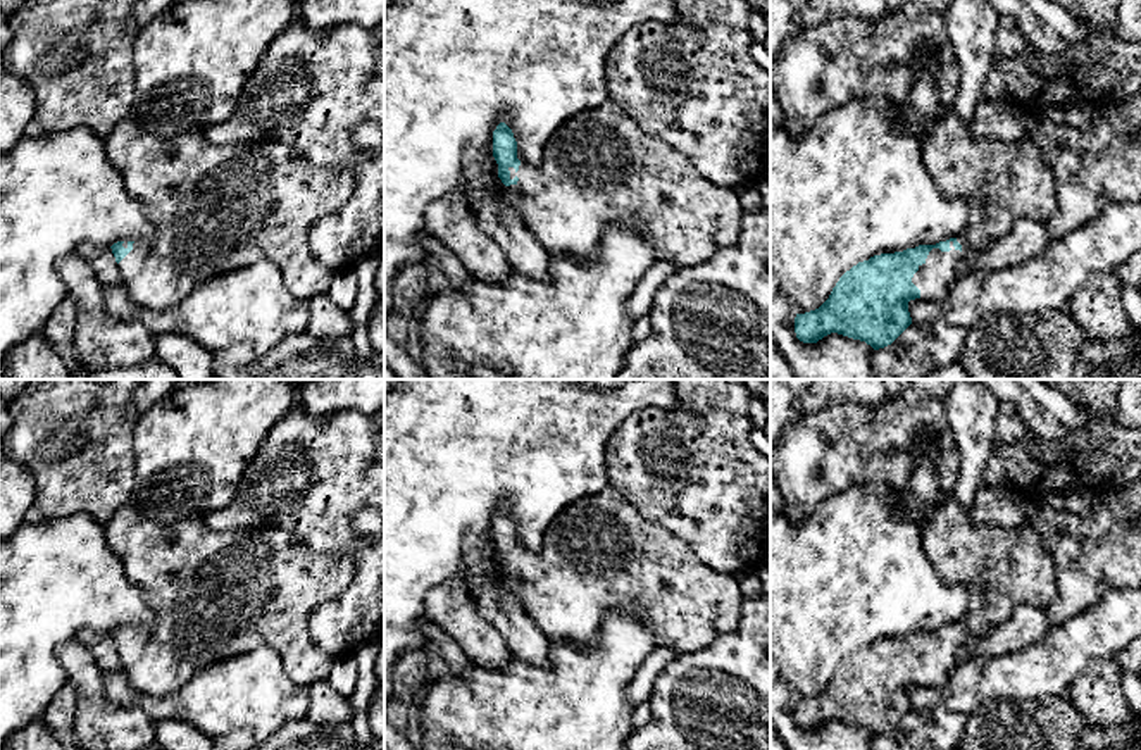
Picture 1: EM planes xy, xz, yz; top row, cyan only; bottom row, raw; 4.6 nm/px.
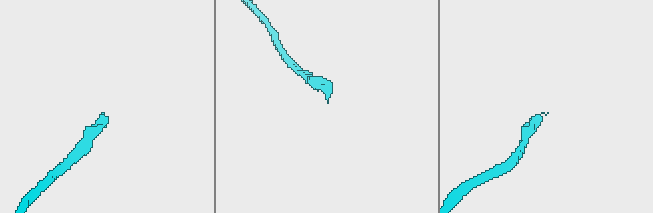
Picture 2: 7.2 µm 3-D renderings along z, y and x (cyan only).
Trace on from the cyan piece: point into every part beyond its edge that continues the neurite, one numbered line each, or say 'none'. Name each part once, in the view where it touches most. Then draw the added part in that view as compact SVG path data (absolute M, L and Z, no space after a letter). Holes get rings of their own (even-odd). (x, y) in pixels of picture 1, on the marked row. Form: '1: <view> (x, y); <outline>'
1: yz (1003, 183); M953 114L943 117L931 133L922 140L926 167L938 183L938 186L953 197L962 197L969 202L970 217L967 229L957 238L962 245L960 250L950 241L950 252L932 248L919 271L913 274L912 283L920 290L920 298L929 302L941 302L948 298L950 286L957 281L958 274L955 266L960 260L974 260L977 253L986 250L988 245L1005 238L1017 221L1048 221L1057 209L1057 183L1053 169L1043 160L1043 147L1027 133L1015 143L998 140L977 140L970 134L969 128Z

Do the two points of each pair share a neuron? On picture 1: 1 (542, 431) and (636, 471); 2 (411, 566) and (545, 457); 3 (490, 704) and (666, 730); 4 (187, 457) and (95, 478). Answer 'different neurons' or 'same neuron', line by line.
1: different neurons
2: same neuron
3: different neurons
4: different neurons

